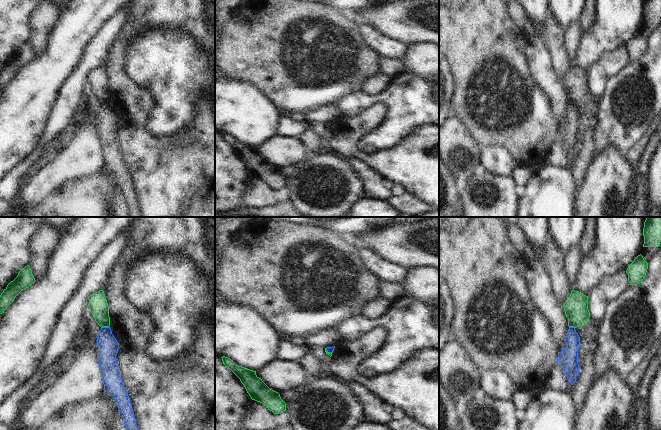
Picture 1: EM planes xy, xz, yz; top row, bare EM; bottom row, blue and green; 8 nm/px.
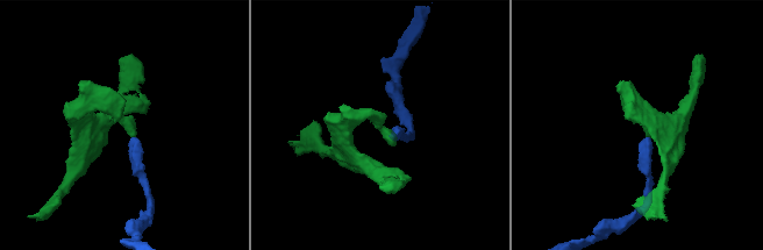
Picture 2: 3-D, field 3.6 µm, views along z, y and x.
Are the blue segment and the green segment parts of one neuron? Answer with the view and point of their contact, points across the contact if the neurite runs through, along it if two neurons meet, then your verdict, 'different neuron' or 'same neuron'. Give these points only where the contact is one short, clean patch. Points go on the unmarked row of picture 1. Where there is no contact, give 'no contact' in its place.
meets blue in xy at (104, 103); border along xy (108, 102), (101, 104); different neuron

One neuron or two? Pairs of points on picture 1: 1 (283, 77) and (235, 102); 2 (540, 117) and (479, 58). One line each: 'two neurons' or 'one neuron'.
1: two neurons
2: one neuron

